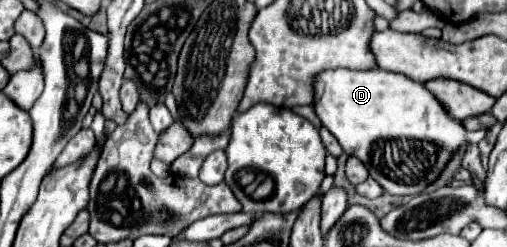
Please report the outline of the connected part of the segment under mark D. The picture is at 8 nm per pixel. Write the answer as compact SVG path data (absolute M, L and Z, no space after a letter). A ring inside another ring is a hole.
M336 69L320 73L316 81L316 113L322 125L328 127L330 133L340 141L344 151L358 157L366 165L372 179L376 179L386 193L400 197L420 195L440 177L440 173L460 147L478 143L486 135L486 131L466 131L466 127L448 113L448 109L424 87L424 83L382 69Z

